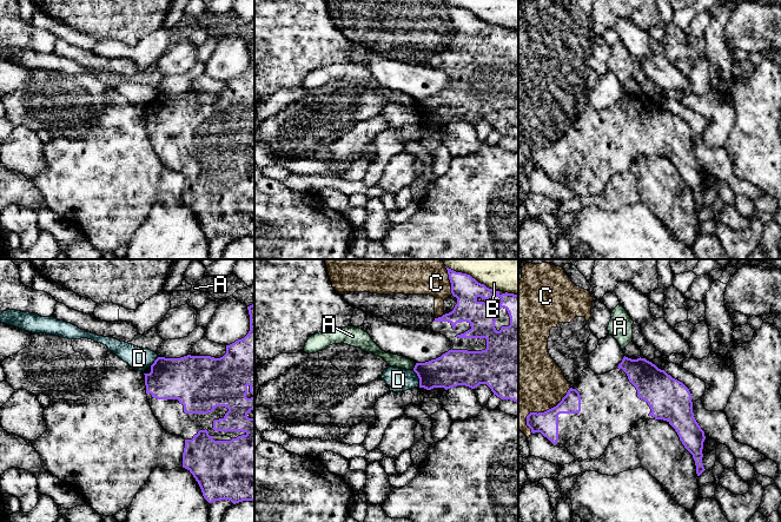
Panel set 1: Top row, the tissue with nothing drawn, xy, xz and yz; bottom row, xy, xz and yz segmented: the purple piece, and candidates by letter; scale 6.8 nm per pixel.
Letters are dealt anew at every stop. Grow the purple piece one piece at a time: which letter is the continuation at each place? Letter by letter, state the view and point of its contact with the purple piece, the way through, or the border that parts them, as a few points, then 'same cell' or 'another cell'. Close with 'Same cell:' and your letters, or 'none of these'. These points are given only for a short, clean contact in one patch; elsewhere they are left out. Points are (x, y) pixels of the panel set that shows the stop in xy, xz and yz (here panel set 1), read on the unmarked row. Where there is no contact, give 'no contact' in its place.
A: contact xz (415, 103); border xz (416, 99), (412, 105); another cell
B: contact xz (469, 11); another cell
C: contact yz (541, 149); another cell
D: contact xz (418, 113); border xz (412, 106), (418, 114), (419, 123); another cell
Same cell: none of these

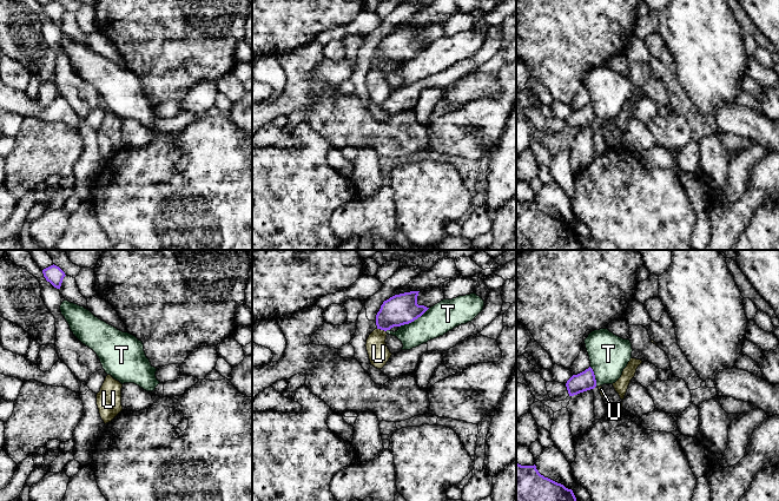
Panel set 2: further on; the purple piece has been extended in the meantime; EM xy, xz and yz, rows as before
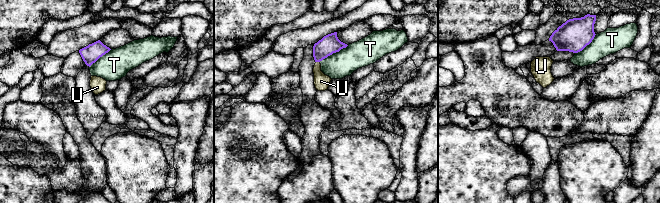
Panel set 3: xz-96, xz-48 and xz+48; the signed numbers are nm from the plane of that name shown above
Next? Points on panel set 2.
T: contact xz (414, 55); another cell
U: contact xz (382, 65); another cell
Same cell: none of these

